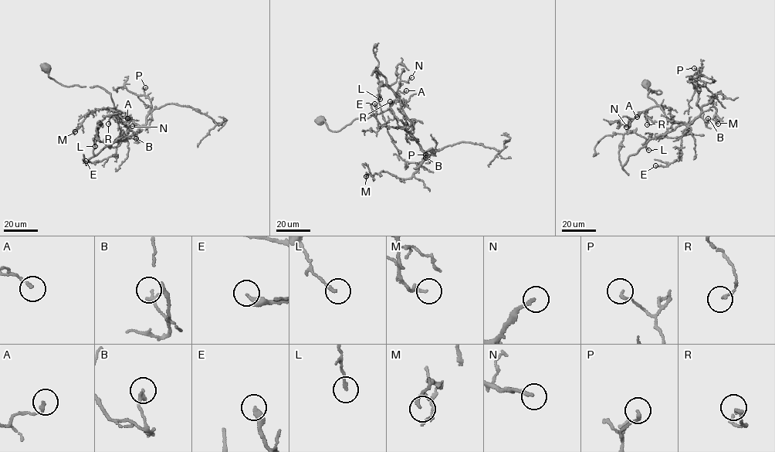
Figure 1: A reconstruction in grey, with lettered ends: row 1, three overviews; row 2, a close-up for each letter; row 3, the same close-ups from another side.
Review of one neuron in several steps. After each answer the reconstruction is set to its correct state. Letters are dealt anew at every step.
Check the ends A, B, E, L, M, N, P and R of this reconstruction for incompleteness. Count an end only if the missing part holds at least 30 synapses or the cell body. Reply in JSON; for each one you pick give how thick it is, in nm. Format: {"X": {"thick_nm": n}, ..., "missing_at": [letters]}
{"missing_at": []}

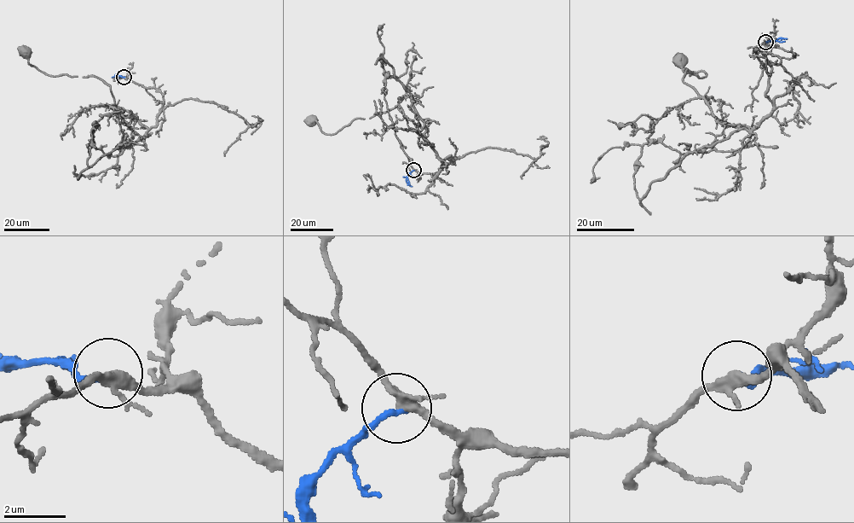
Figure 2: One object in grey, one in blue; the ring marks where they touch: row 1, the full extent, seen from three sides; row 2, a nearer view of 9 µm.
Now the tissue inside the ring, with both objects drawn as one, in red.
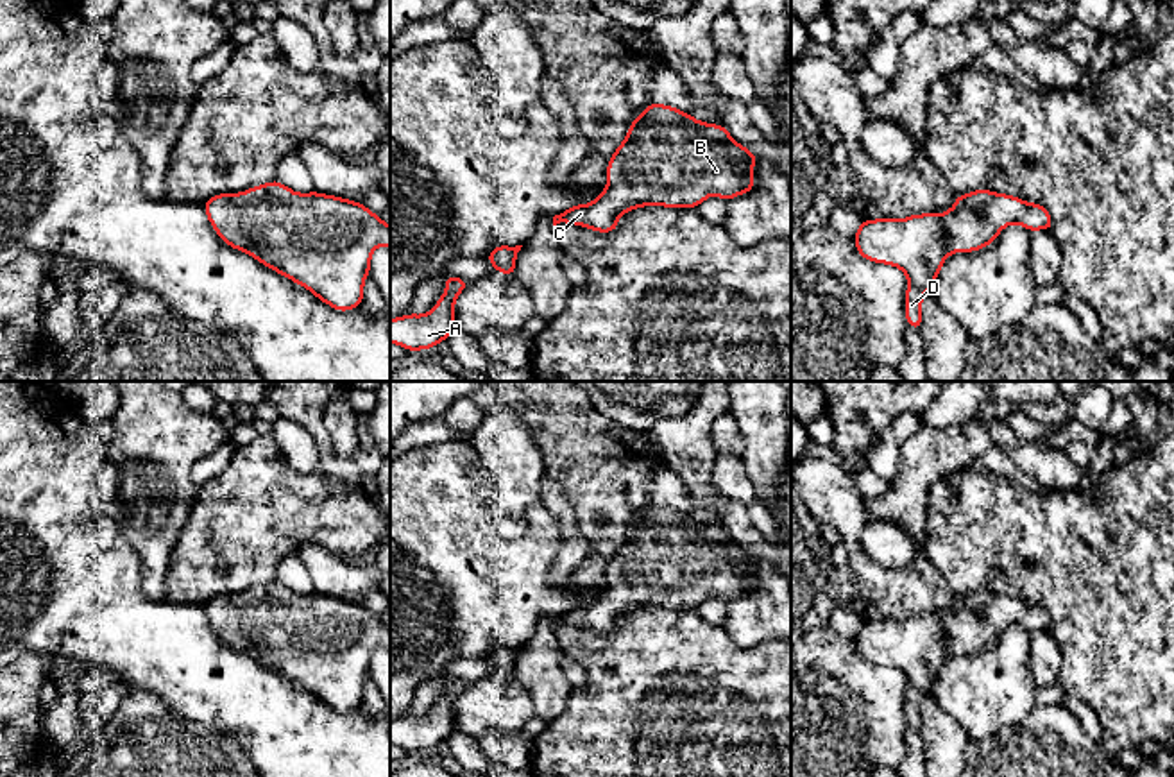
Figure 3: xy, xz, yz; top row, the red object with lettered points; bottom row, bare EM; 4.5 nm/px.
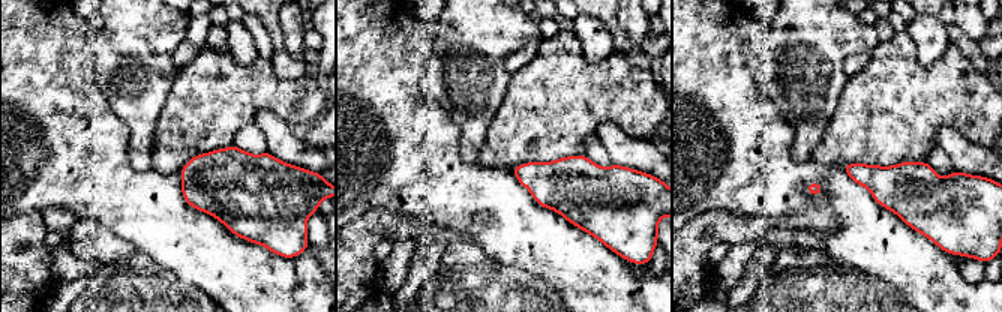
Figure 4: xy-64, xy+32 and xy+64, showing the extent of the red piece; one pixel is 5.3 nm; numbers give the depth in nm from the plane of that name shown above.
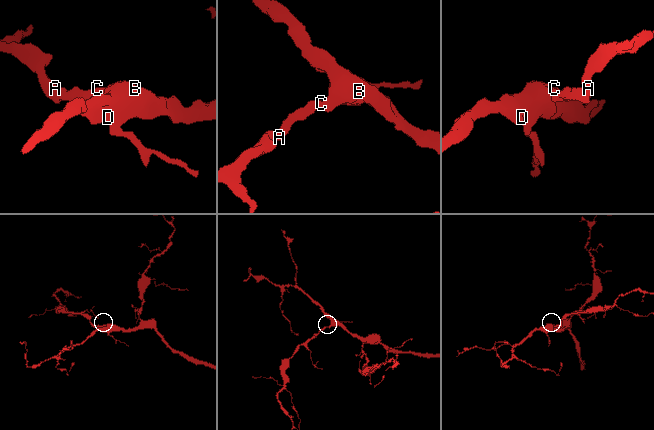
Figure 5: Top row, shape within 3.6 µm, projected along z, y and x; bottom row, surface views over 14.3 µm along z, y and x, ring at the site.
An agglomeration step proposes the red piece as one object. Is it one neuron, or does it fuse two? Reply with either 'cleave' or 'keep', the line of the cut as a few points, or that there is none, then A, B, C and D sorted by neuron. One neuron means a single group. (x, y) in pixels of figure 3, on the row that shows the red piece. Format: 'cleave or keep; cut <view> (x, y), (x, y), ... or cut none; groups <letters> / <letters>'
keep; cut none; groups A B C D

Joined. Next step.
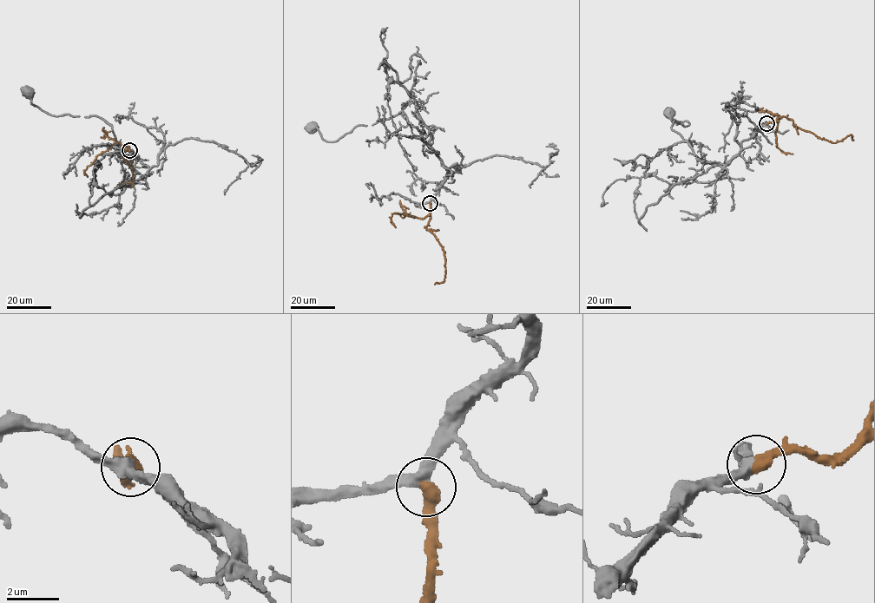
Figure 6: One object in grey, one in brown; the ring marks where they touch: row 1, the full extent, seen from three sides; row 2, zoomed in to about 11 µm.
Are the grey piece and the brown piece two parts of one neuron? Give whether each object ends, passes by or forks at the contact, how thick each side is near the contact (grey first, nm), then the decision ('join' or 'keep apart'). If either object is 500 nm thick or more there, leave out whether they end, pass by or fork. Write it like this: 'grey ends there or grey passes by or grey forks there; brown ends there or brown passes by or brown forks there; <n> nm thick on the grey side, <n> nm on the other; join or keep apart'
400 nm thick on the grey side, 500 nm on the other; join

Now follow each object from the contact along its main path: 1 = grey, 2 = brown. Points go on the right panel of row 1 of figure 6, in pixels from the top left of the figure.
1: (766, 123), (720, 167), (694, 154), (671, 128), (674, 119), (686, 127), (688, 122), (674, 122), (670, 113)
2: (766, 123), (786, 116), (800, 128), (832, 142), (850, 134), (853, 140)

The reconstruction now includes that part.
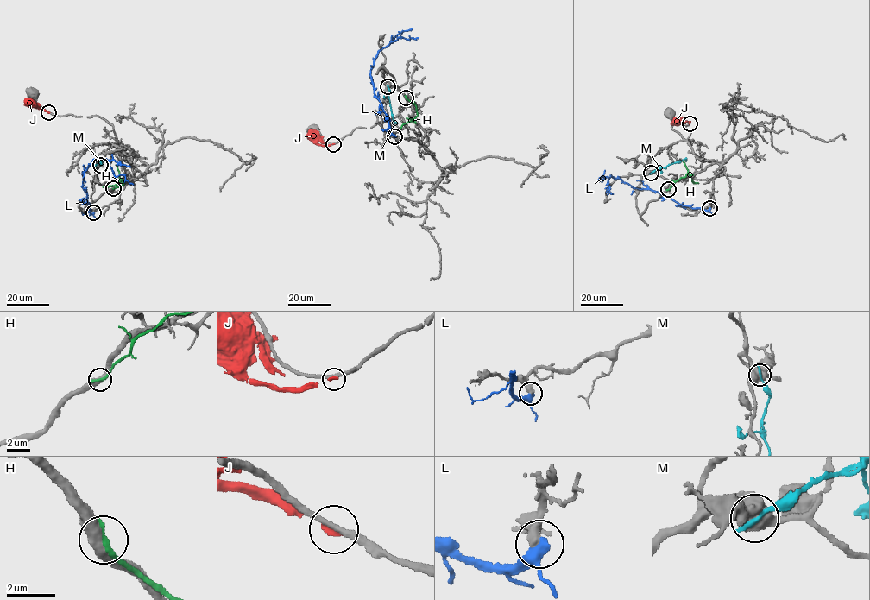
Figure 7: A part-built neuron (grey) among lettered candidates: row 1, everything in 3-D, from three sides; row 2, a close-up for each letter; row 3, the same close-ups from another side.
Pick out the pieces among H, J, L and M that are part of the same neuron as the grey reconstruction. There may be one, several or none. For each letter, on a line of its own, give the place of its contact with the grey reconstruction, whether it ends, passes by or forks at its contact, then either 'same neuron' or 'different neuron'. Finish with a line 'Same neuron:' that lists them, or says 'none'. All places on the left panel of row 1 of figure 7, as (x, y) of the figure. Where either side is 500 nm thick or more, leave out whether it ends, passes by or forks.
H: contact (113, 188); it ends; different neuron
J: contact (48, 112); it ends; different neuron
L: contact (93, 212); it passes by; different neuron
M: contact (100, 165); different neuron
Same neuron: none

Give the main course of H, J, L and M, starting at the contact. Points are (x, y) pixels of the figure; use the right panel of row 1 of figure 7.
H: (668, 189), (687, 173), (691, 180), (698, 183)
J: (689, 123), (671, 124)
L: (709, 208), (706, 210), (677, 204), (651, 190), (633, 188), (611, 176), (607, 192), (609, 187), (610, 194)
M: (651, 173), (685, 159), (686, 161)

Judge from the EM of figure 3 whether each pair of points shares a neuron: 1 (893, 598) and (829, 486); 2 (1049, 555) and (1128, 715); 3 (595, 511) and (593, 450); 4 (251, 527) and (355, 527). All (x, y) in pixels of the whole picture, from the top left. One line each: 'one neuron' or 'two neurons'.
1: one neuron
2: one neuron
3: one neuron
4: one neuron

